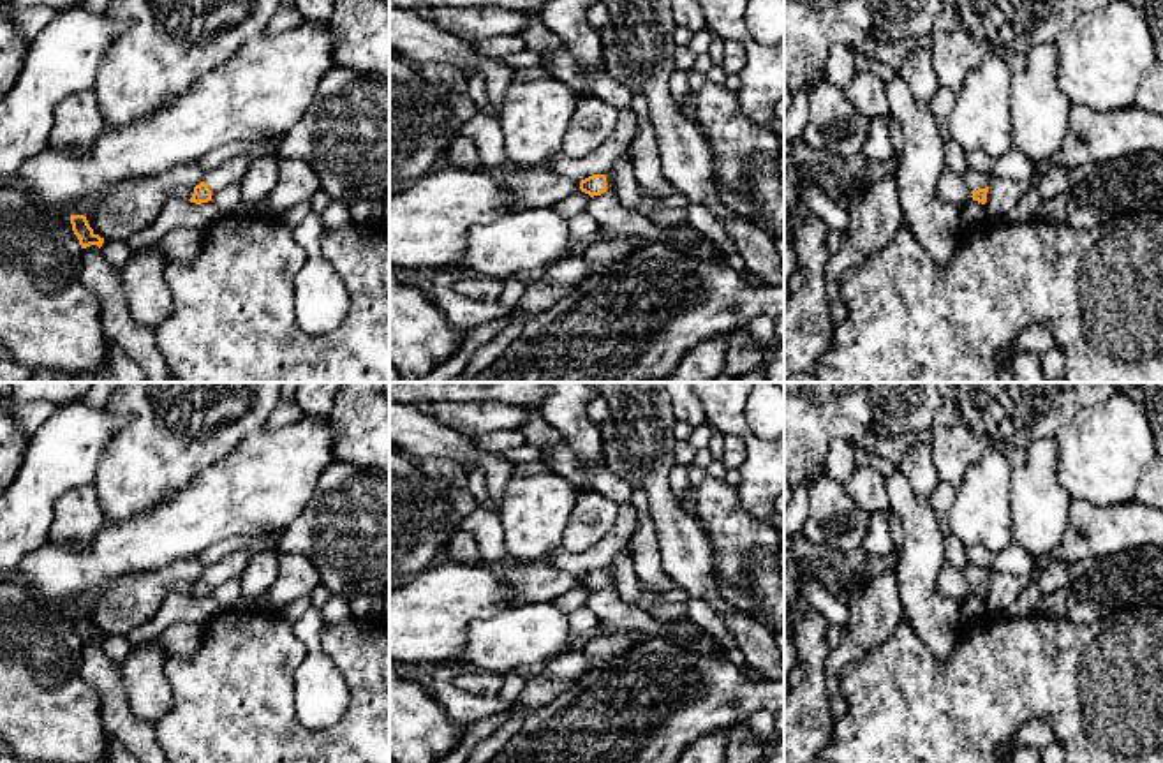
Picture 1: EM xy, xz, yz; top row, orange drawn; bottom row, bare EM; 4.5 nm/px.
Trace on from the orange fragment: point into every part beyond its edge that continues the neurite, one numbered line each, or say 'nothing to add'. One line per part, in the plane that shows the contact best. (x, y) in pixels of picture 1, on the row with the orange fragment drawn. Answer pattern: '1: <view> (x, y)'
1: yz (975, 180)

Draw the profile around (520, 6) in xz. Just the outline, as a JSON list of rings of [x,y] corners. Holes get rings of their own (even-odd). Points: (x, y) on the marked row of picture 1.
[[[389,0],[389,5],[396,5],[405,11],[432,11],[437,7],[456,9],[478,9],[478,7],[504,7],[516,12],[537,12],[546,0]]]

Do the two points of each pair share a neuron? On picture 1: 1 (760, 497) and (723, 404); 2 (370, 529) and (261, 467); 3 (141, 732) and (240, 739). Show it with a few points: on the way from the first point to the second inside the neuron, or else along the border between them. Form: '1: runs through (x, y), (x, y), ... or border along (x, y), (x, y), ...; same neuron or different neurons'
1: runs through (760, 474), (760, 455), (737, 427); same neuron
2: border along (333, 462), (321, 474), (314, 496), (284, 527); different neurons
3: border along (154, 726), (154, 737), (159, 744); different neurons

